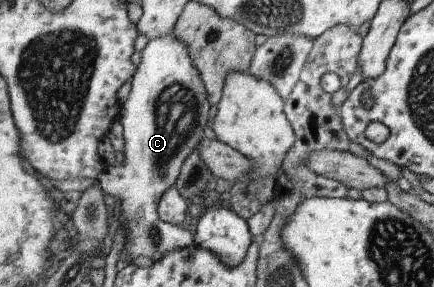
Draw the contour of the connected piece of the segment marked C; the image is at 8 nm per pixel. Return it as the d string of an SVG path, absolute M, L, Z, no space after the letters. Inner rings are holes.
M175 31L150 39L142 51L142 59L132 79L132 88L128 98L122 106L120 119L123 127L124 147L123 163L114 163L106 167L105 172L98 177L105 194L110 200L119 202L119 227L127 227L129 237L125 239L118 269L122 268L129 258L137 257L155 259L185 247L196 245L196 238L185 227L175 227L161 219L159 203L161 197L177 183L183 164L187 158L203 143L205 133L203 129L211 117L211 102L202 73L193 65L189 46L175 35Z

